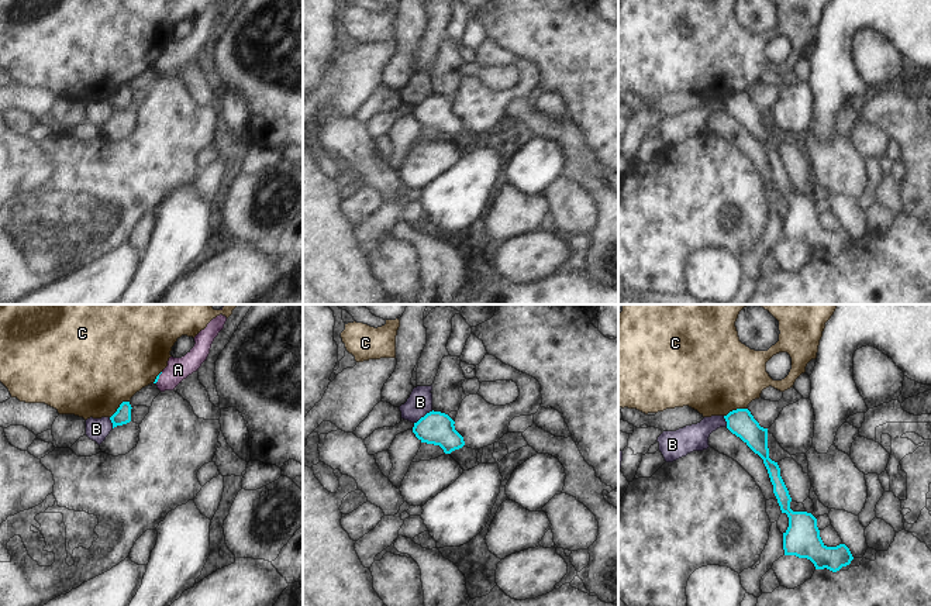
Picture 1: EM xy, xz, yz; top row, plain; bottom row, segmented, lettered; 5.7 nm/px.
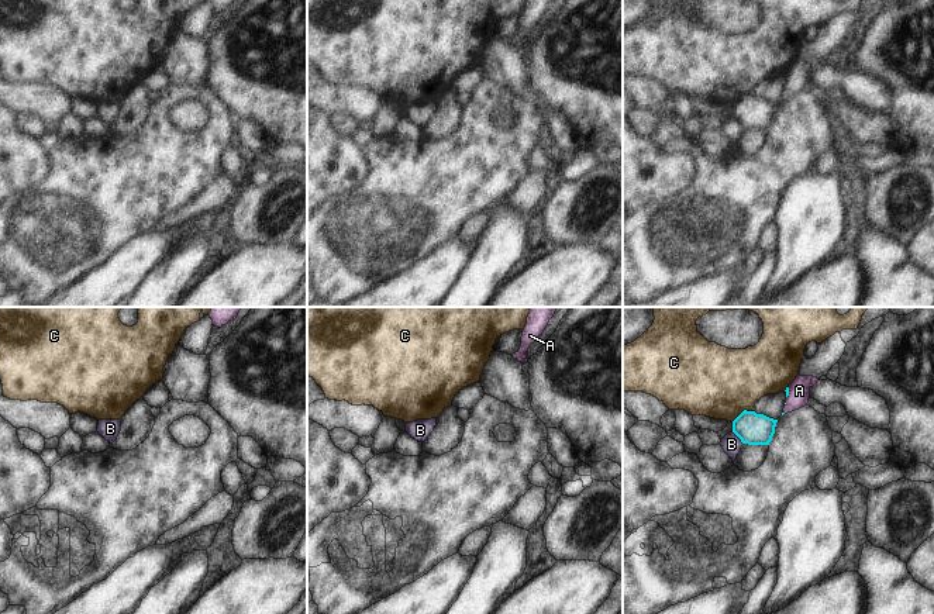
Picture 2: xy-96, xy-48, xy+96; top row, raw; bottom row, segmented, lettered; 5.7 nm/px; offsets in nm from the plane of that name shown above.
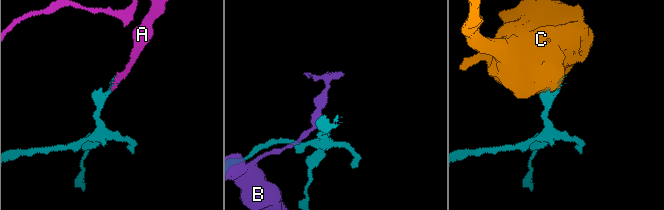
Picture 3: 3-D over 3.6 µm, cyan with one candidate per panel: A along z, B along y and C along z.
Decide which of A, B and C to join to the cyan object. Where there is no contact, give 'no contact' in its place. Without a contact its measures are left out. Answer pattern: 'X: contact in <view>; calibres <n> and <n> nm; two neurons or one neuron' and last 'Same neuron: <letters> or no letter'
A: contact in xy; calibres 20 and 130 nm; one neuron
B: contact in xz; calibres 190 and 140 nm; two neurons
C: contact in xy; calibres 90 and 480 nm; two neurons
Same neuron: A

